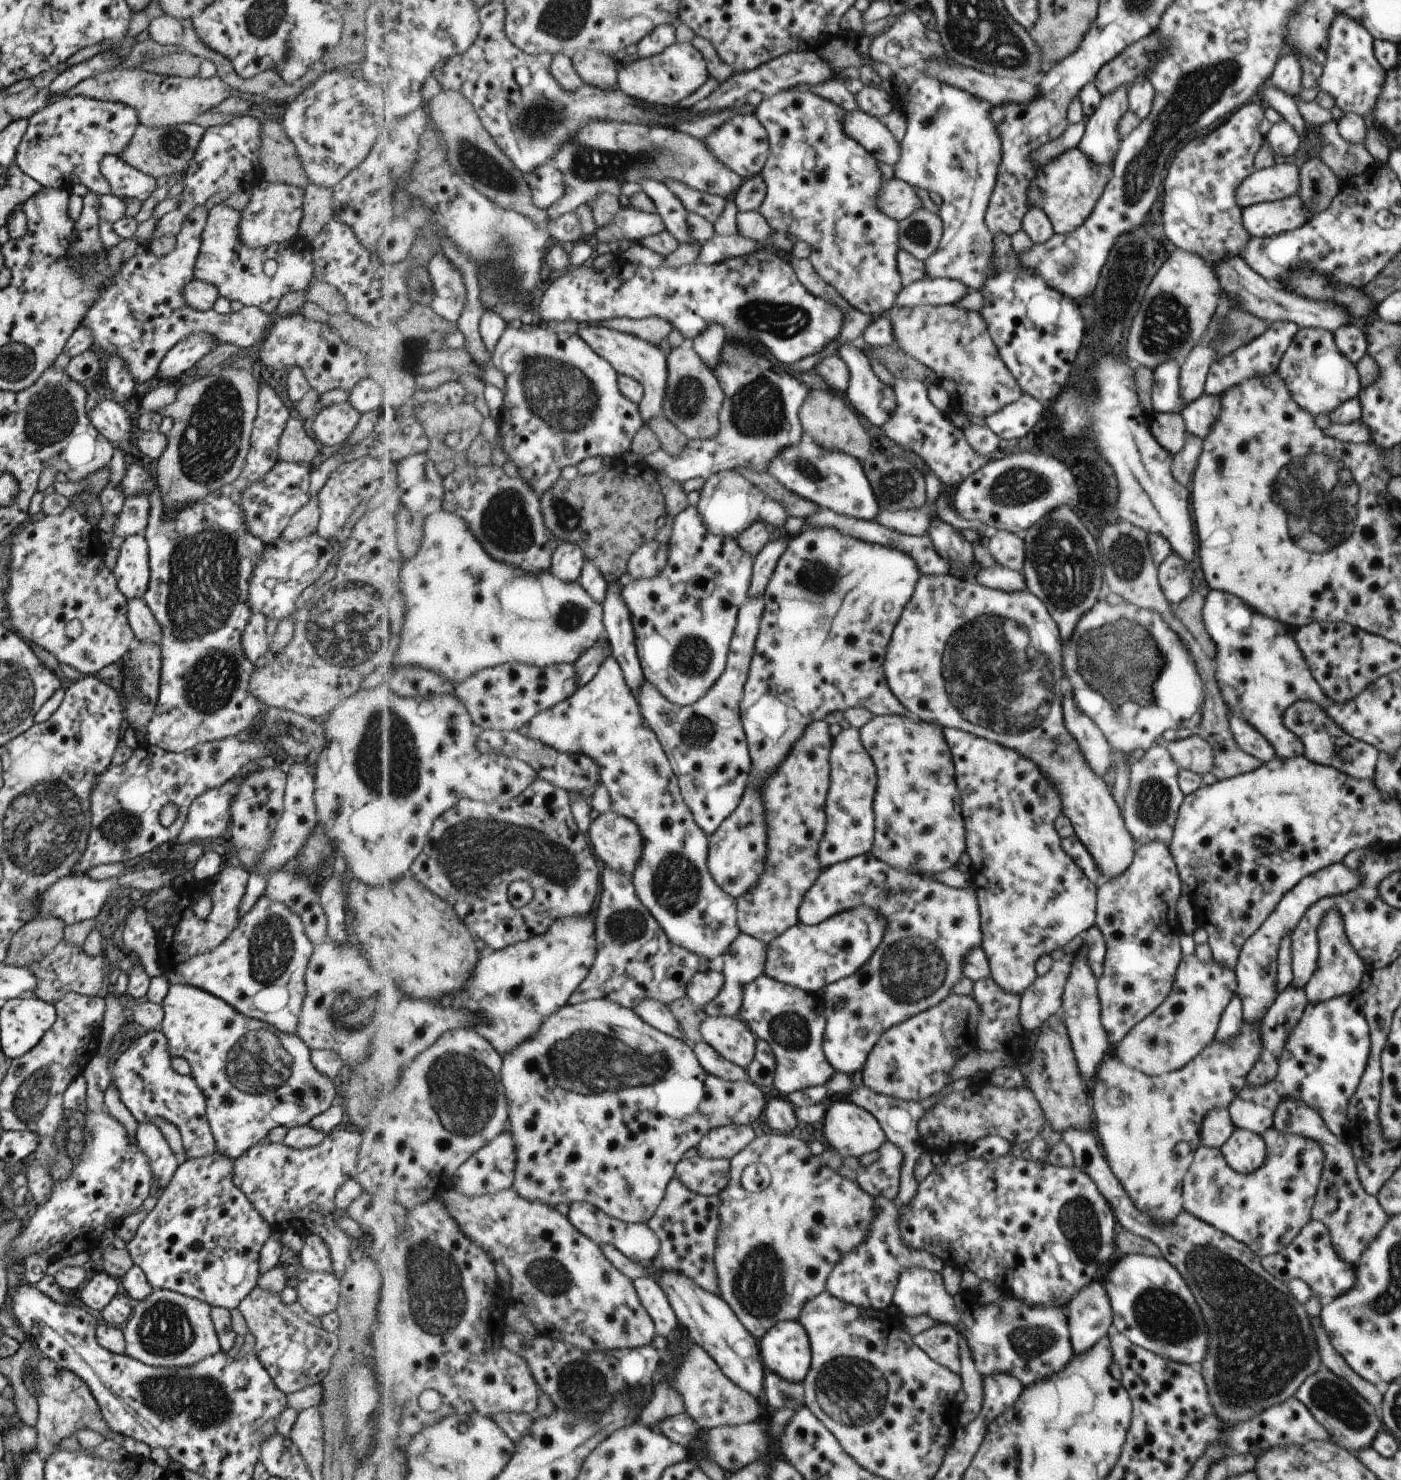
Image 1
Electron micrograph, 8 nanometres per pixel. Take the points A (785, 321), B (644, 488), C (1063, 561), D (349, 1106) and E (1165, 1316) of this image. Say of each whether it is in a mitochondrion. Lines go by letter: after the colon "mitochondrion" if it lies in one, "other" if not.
A: mitochondrion
B: other
C: mitochondrion
D: other
E: mitochondrion

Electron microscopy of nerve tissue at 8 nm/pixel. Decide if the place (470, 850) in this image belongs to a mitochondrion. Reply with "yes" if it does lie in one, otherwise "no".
yes

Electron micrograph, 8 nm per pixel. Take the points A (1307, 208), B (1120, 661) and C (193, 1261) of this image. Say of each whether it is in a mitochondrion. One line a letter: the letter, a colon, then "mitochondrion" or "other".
A: other
B: mitochondrion
C: other

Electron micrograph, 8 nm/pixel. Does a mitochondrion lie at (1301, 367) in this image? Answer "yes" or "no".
yes

